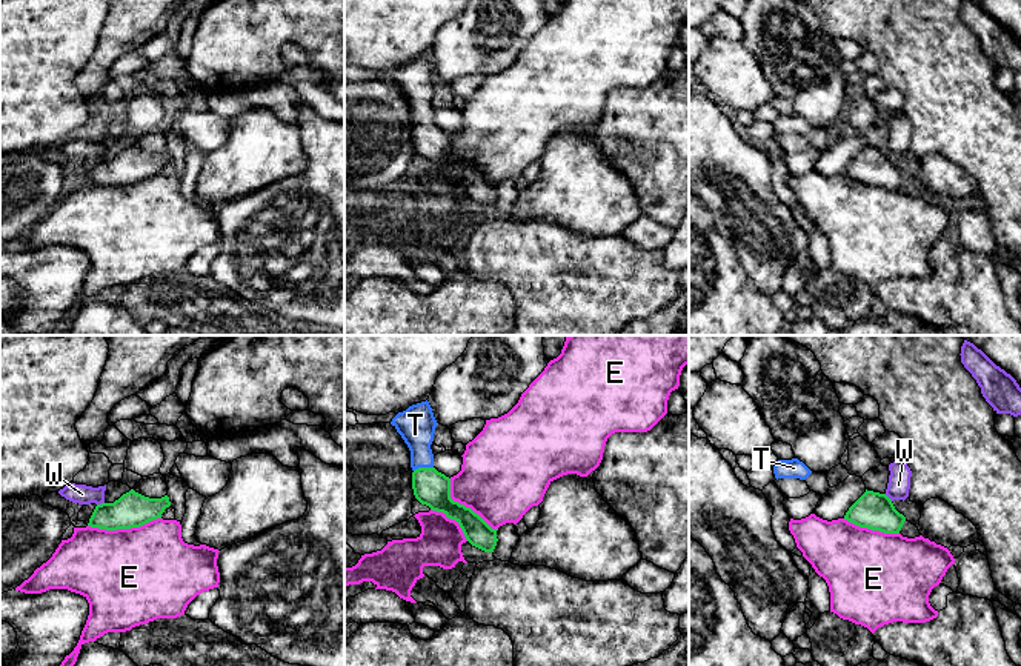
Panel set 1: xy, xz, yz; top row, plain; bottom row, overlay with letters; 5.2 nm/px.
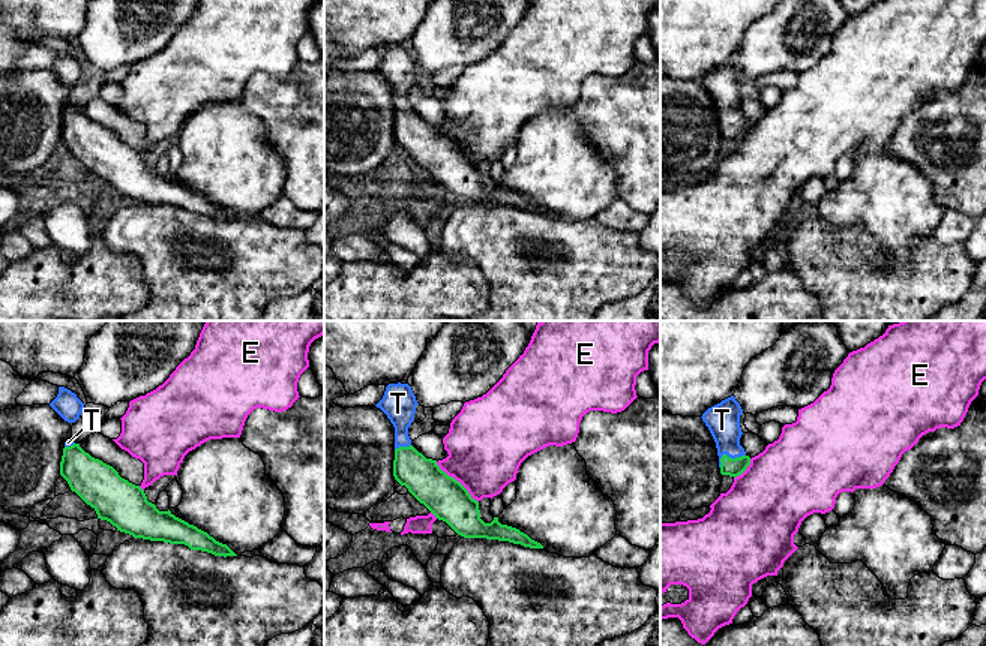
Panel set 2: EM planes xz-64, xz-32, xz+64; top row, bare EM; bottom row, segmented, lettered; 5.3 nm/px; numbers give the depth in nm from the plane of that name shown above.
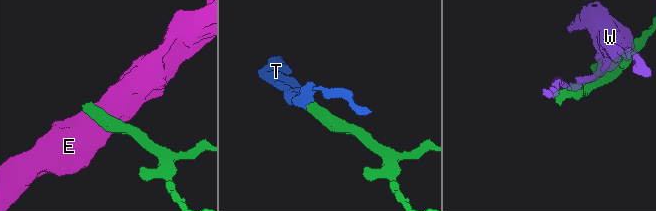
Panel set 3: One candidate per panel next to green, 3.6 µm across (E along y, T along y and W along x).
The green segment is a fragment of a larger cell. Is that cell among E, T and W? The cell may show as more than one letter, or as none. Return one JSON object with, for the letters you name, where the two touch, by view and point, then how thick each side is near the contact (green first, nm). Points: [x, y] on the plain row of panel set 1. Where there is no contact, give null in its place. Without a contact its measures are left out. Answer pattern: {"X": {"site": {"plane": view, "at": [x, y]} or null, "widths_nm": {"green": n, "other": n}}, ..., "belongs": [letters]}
{"T": {"site": {"plane": "xz", "at": [423, 123]}, "widths_nm": {"green": 190, "other": 200}}, "belongs": ["T"]}

